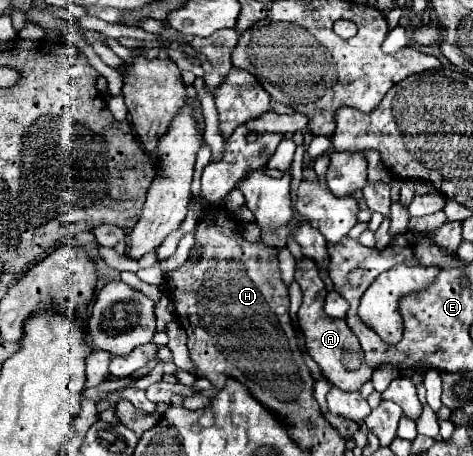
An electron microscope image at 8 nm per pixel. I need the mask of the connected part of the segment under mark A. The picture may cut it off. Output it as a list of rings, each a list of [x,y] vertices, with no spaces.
[[[302,259],[296,265],[296,275],[294,277],[300,283],[302,295],[304,295],[302,305],[300,305],[298,323],[300,323],[304,339],[306,339],[306,351],[308,351],[308,355],[320,365],[322,373],[326,375],[326,379],[334,387],[340,387],[342,391],[360,391],[360,387],[370,381],[372,369],[362,363],[362,359],[360,359],[362,353],[360,353],[358,339],[352,333],[352,329],[346,325],[346,321],[344,319],[328,317],[324,313],[322,305],[324,305],[324,299],[326,299],[326,285],[320,279],[316,263],[310,261],[310,259]]]

